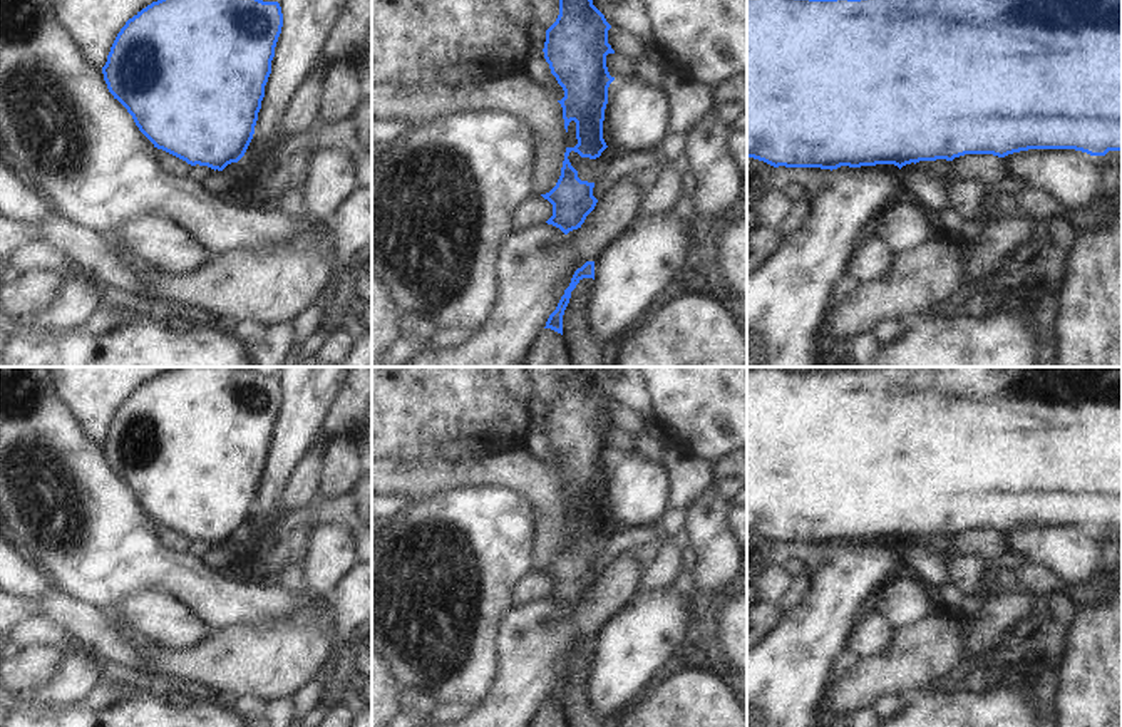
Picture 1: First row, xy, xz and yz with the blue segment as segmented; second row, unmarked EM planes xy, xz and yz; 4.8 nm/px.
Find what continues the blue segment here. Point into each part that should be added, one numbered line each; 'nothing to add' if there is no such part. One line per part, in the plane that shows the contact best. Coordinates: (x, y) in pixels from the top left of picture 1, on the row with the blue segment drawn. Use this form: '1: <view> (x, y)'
nothing to add

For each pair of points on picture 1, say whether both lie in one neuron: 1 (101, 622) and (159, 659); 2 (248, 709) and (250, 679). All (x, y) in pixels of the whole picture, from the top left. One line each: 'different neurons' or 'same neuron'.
1: different neurons
2: different neurons

